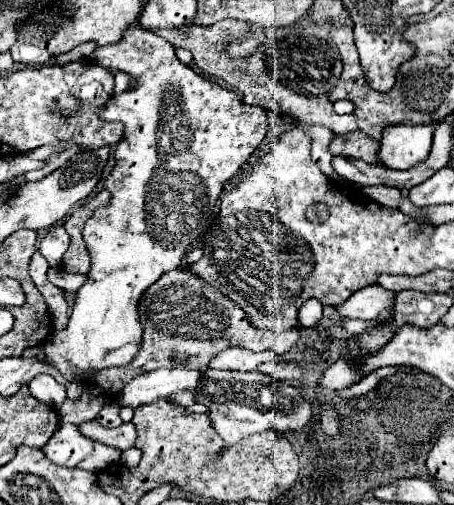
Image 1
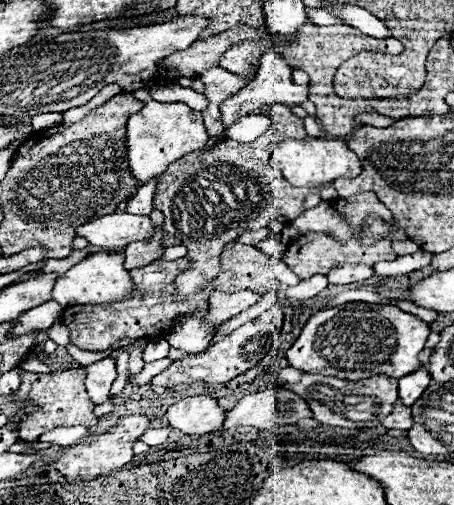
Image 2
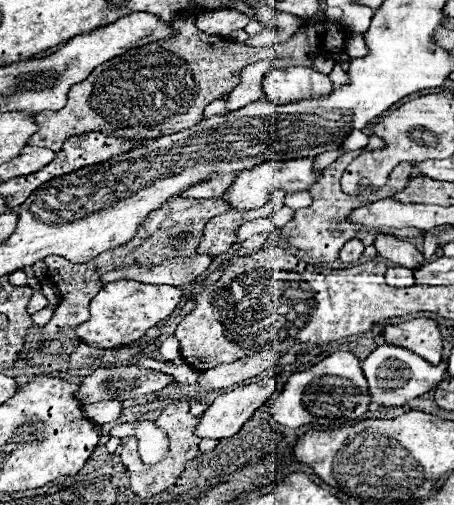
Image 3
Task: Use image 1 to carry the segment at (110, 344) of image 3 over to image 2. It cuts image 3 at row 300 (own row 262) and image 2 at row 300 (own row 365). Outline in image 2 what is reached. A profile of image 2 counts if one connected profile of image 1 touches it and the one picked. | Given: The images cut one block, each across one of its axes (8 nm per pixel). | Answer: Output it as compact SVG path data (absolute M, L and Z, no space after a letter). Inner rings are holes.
M98 252L98 254L92 254L92 256L84 258L82 262L72 266L68 272L64 272L56 280L56 284L52 288L52 300L62 304L64 308L72 306L72 304L110 306L114 302L124 302L124 300L132 298L132 292L134 292L134 284L132 284L132 278L130 278L128 270L124 268L124 254Z

